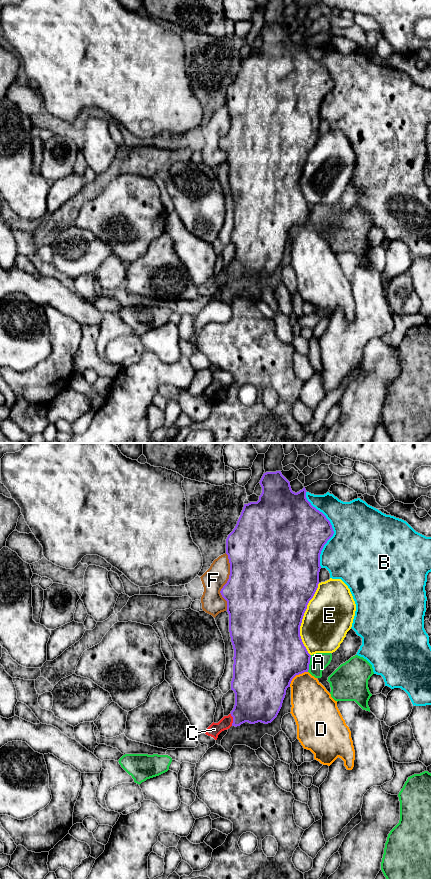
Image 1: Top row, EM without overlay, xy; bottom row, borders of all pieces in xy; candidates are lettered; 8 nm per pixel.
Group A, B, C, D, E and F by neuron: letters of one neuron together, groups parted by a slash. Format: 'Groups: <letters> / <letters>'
Groups: A / B / C / D / E / F

